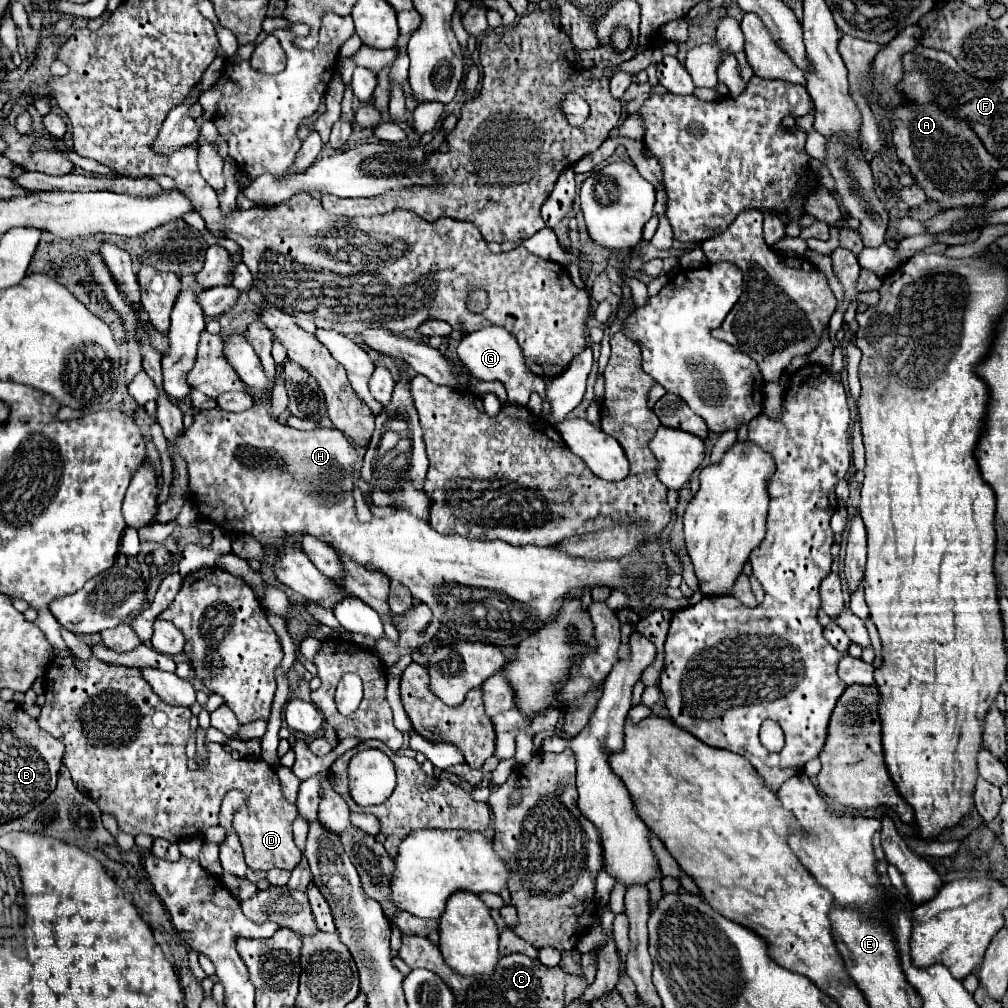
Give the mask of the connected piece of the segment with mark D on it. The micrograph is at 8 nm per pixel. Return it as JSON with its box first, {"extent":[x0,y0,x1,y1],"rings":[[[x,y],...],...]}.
{"extent":[38,655,302,871],"rings":[[[74,655],[64,659],[56,657],[46,671],[44,695],[46,703],[42,705],[42,713],[38,717],[40,727],[64,743],[66,749],[62,761],[68,767],[74,783],[82,783],[102,811],[114,813],[120,831],[130,835],[148,833],[152,837],[176,843],[184,837],[218,825],[218,811],[224,795],[232,789],[238,789],[248,795],[248,801],[234,813],[232,827],[244,847],[246,865],[254,871],[268,871],[272,867],[292,871],[296,863],[300,863],[302,851],[292,839],[292,821],[296,819],[298,811],[296,805],[288,803],[282,795],[276,771],[264,761],[236,761],[218,743],[208,745],[208,757],[202,761],[204,767],[188,769],[188,757],[184,749],[190,737],[190,709],[168,705],[156,697],[138,669],[102,663],[96,657],[90,661],[80,661]]]}

